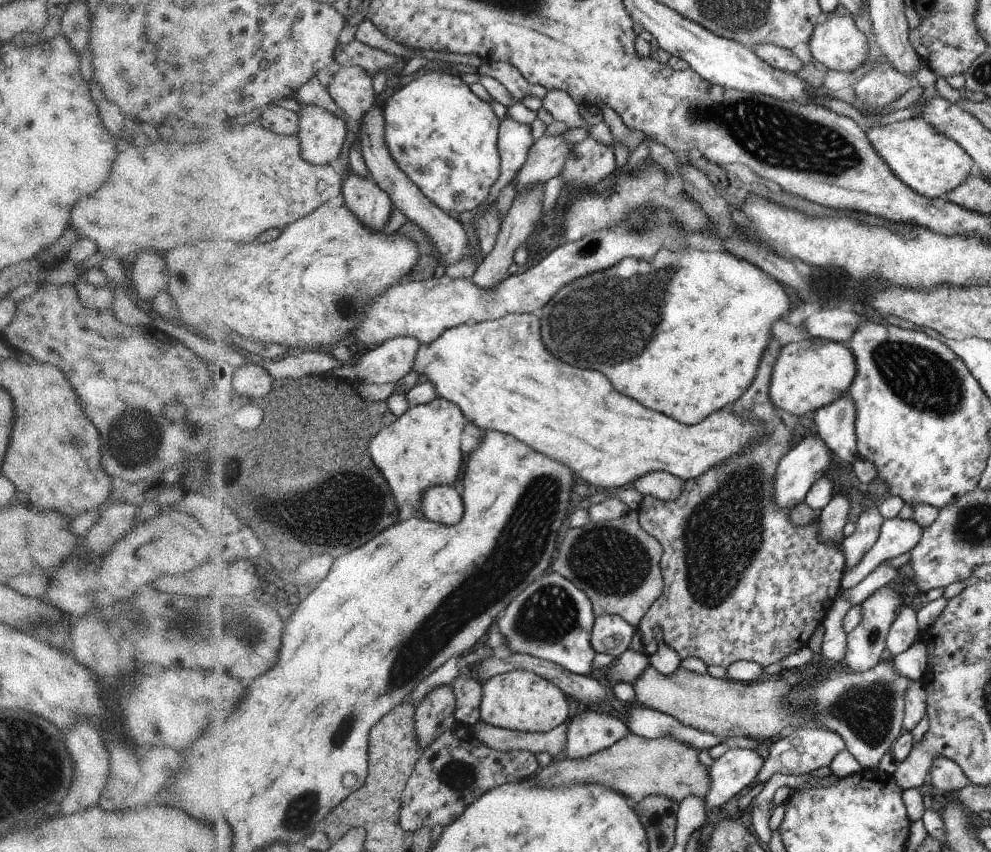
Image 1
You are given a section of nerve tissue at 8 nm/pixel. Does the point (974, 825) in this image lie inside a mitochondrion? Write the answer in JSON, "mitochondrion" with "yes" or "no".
{"mitochondrion":"no"}

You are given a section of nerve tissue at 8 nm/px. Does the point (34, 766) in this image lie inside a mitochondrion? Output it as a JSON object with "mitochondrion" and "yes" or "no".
{"mitochondrion":"yes"}

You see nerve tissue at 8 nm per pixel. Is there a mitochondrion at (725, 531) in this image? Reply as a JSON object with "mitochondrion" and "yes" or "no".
{"mitochondrion":"yes"}

